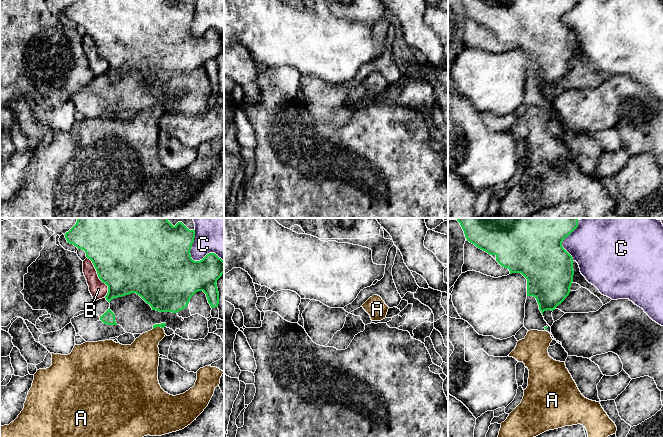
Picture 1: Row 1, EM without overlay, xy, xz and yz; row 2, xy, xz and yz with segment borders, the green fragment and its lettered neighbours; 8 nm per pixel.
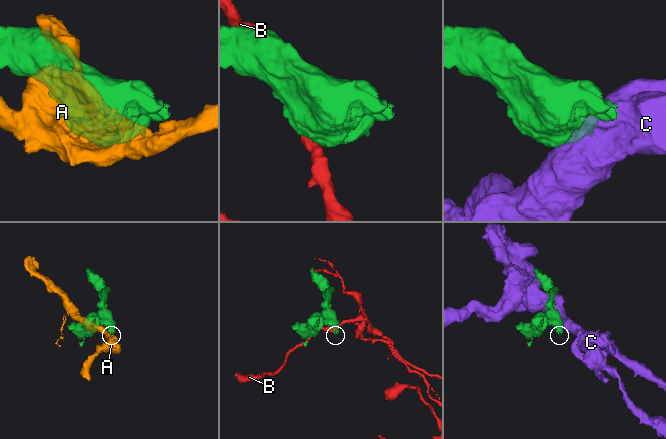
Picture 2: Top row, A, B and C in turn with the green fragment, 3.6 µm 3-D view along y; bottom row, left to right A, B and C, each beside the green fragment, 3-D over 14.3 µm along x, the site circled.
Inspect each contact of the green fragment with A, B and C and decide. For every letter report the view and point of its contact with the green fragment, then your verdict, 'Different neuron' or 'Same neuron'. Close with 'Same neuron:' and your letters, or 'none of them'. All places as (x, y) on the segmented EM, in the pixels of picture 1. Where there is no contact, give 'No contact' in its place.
A: Touches green at xy (157, 326). Different neuron
B: Touches green at xy (98, 276). Different neuron
C: Touches green at xy (193, 260). Different neuron
Same neuron: none of them

